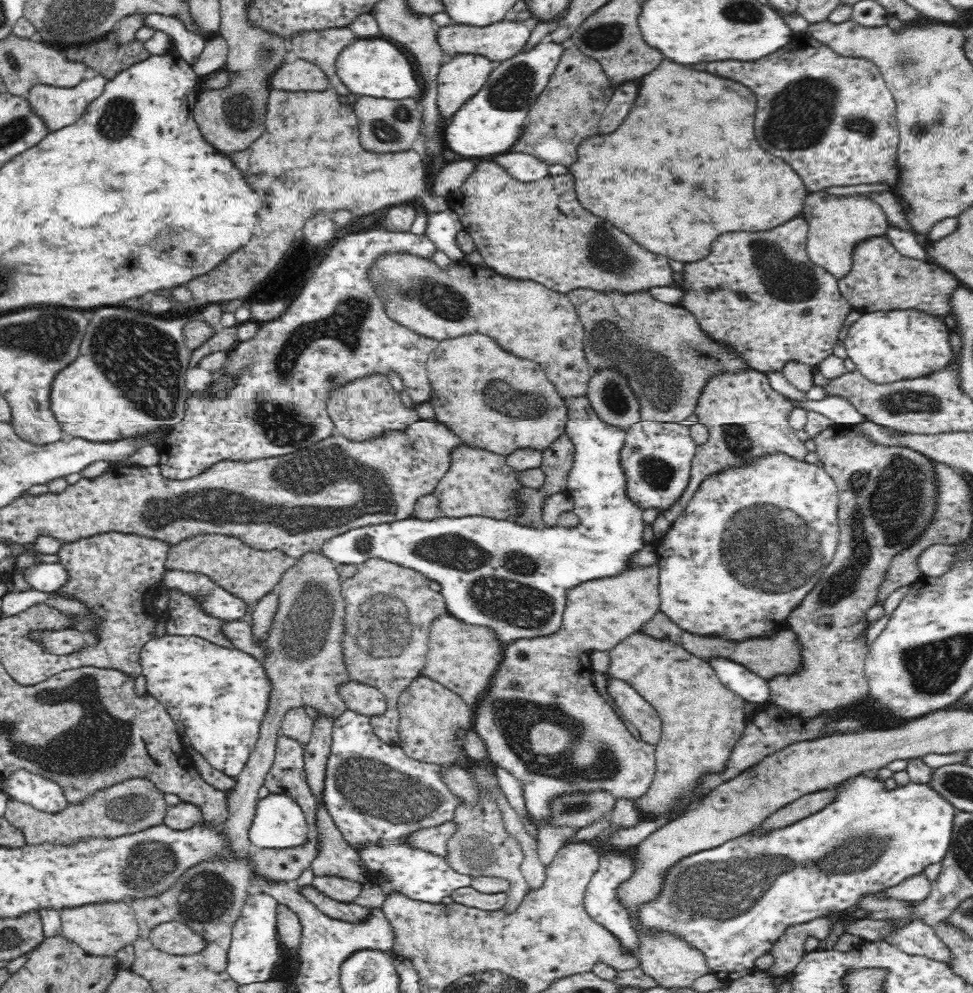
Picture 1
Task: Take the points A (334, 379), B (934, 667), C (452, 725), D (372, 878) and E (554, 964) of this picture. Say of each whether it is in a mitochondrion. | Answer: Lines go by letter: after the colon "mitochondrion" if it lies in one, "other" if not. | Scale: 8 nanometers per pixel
A: mitochondrion
B: mitochondrion
C: other
D: other
E: other

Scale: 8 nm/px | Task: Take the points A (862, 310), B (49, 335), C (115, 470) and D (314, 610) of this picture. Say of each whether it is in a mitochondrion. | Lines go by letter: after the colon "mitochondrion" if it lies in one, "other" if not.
A: other
B: mitochondrion
C: other
D: mitochondrion

